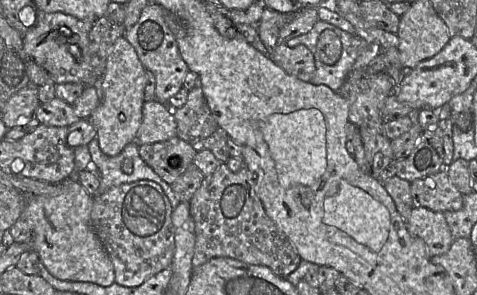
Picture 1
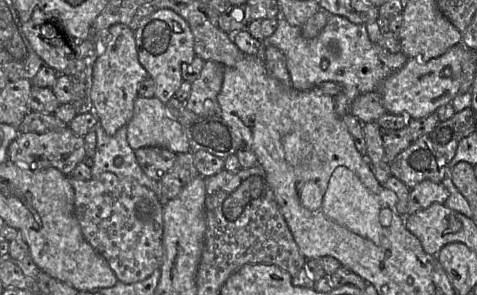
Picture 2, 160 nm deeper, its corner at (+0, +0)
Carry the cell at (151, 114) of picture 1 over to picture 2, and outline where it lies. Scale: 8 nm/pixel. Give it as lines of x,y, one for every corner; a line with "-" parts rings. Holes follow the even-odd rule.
137,97
133,116
126,125
127,142
135,151
145,147
162,147
174,153
190,152
190,144
181,125
168,113
158,98

